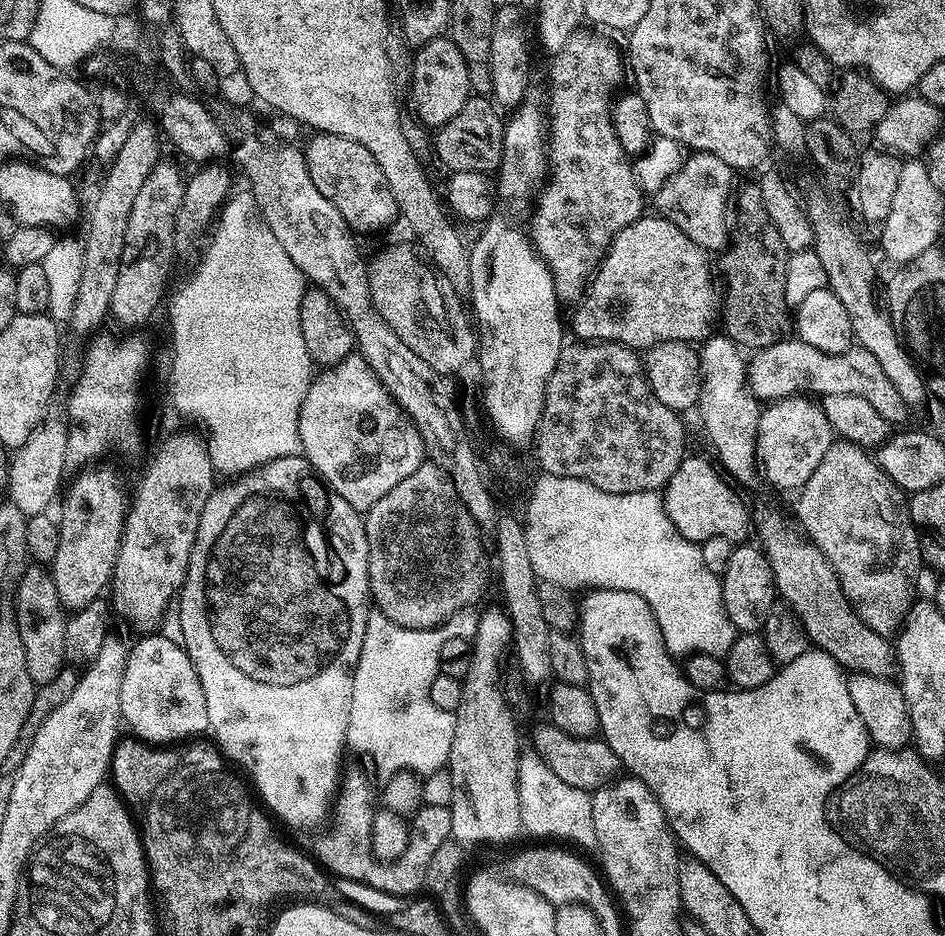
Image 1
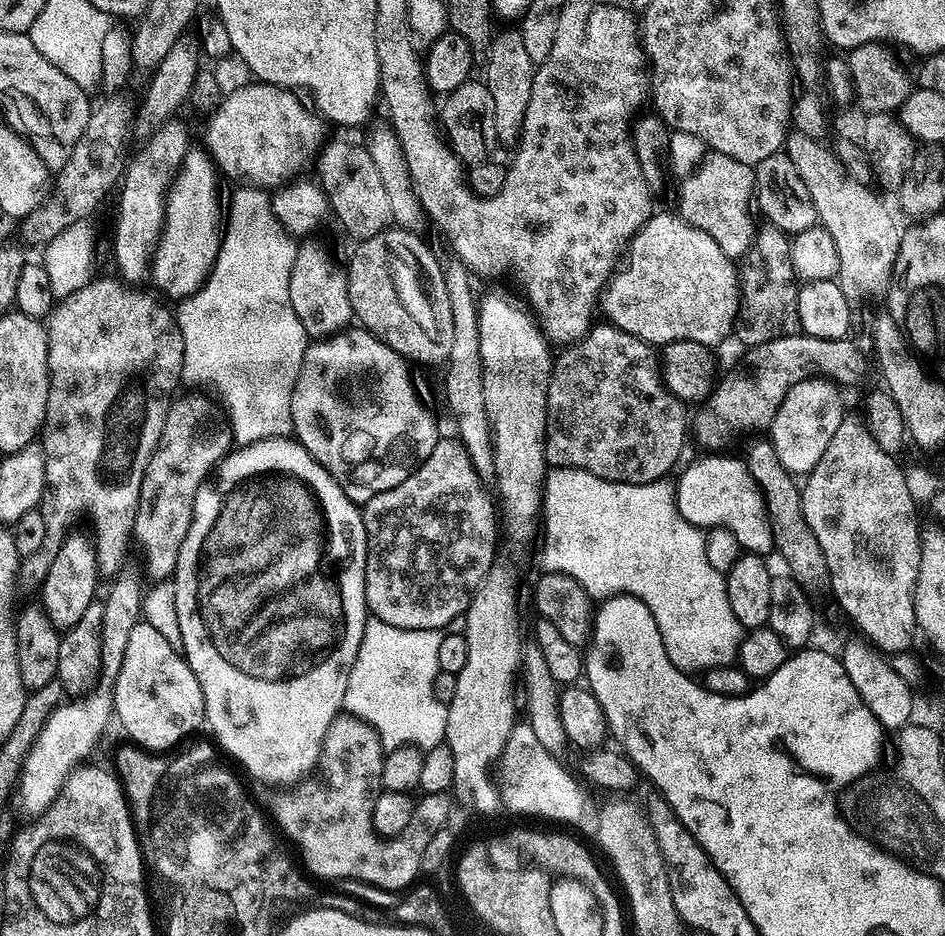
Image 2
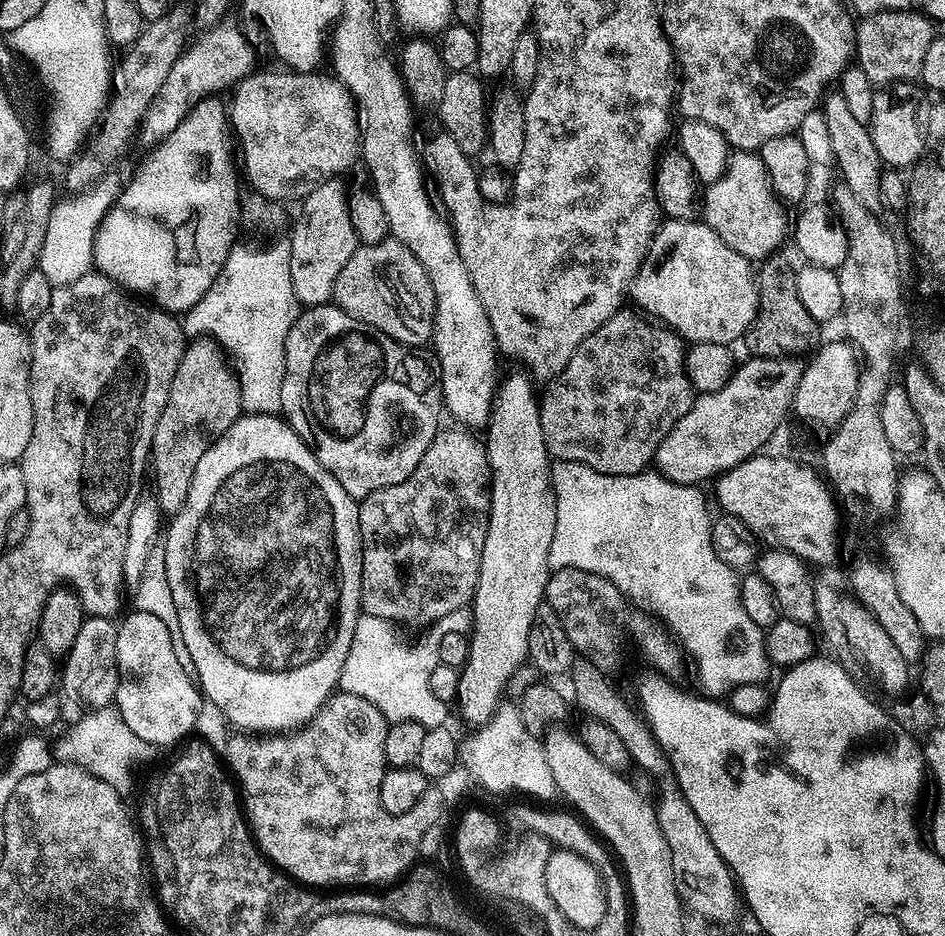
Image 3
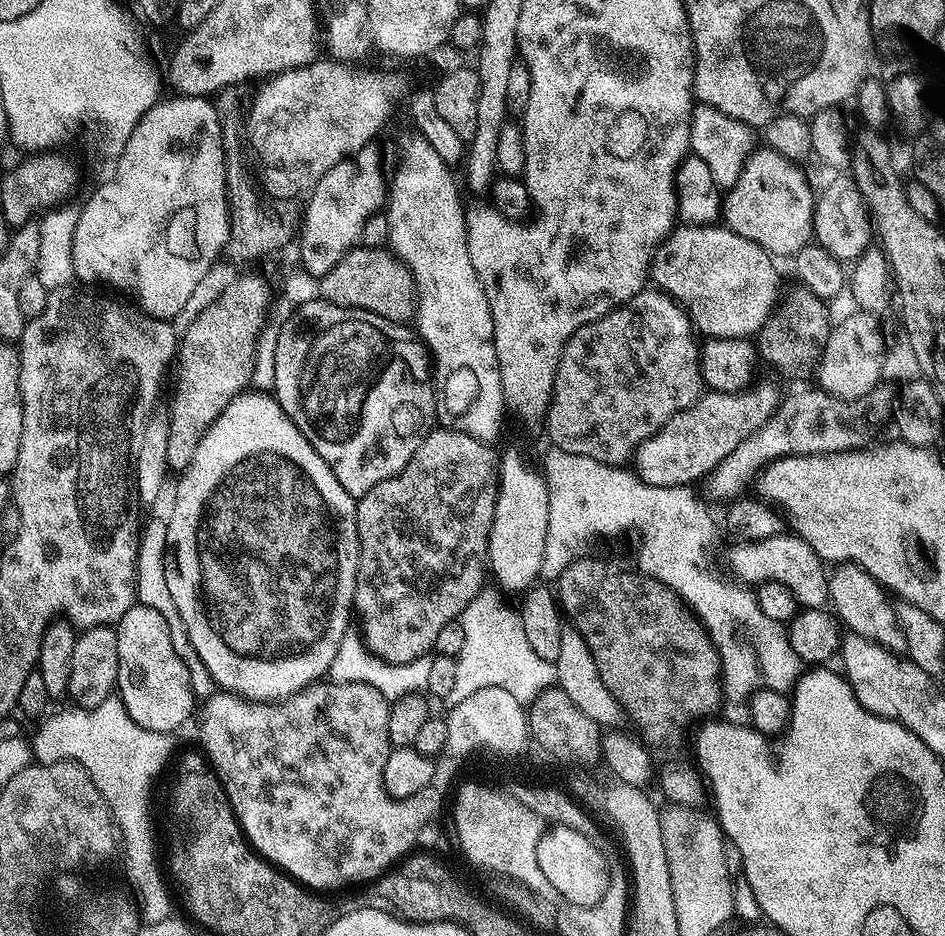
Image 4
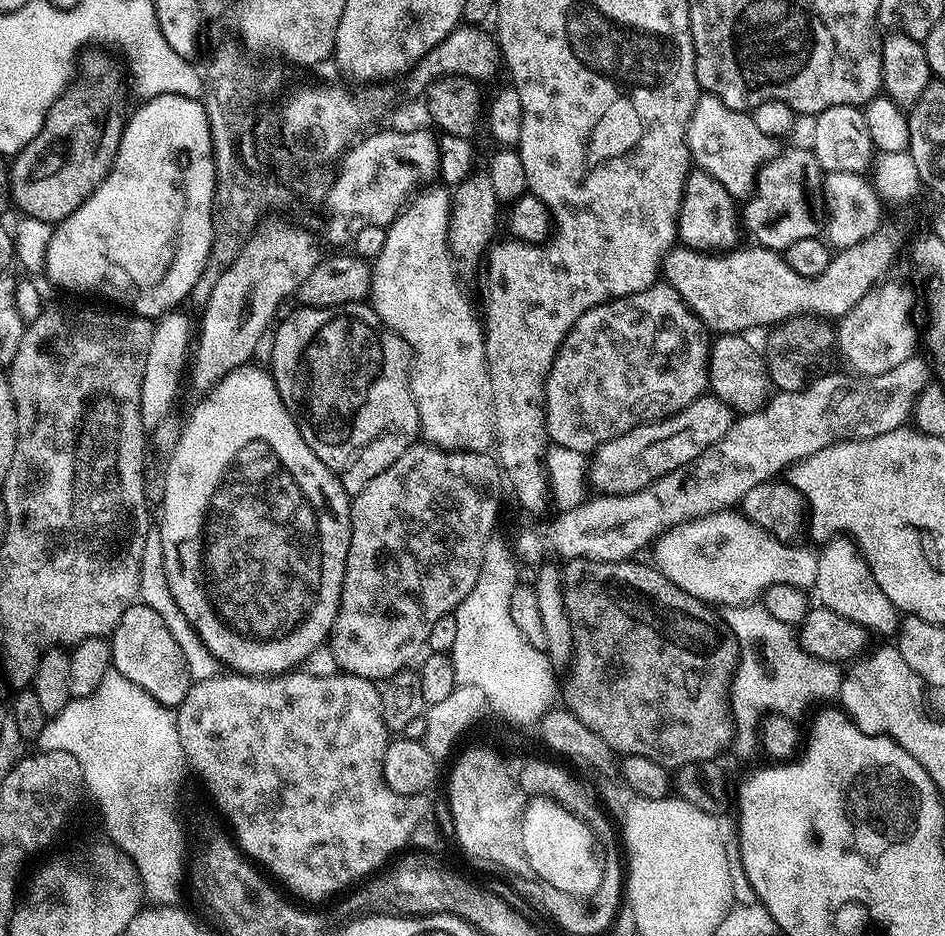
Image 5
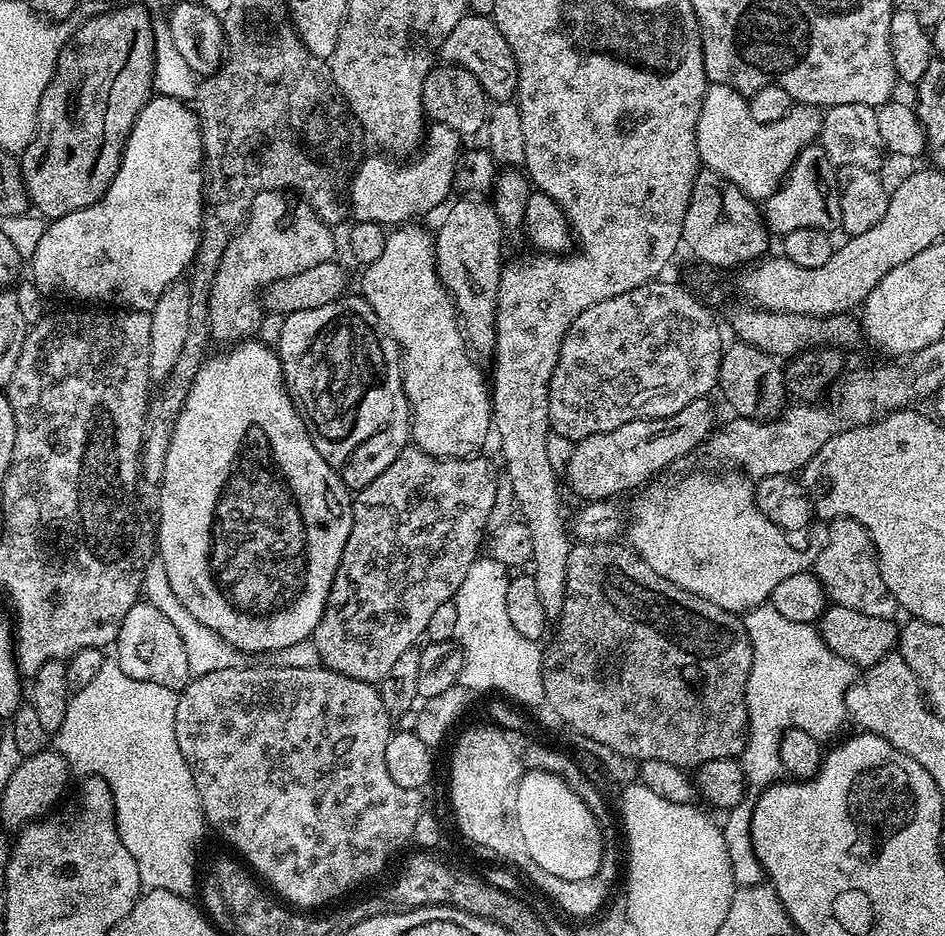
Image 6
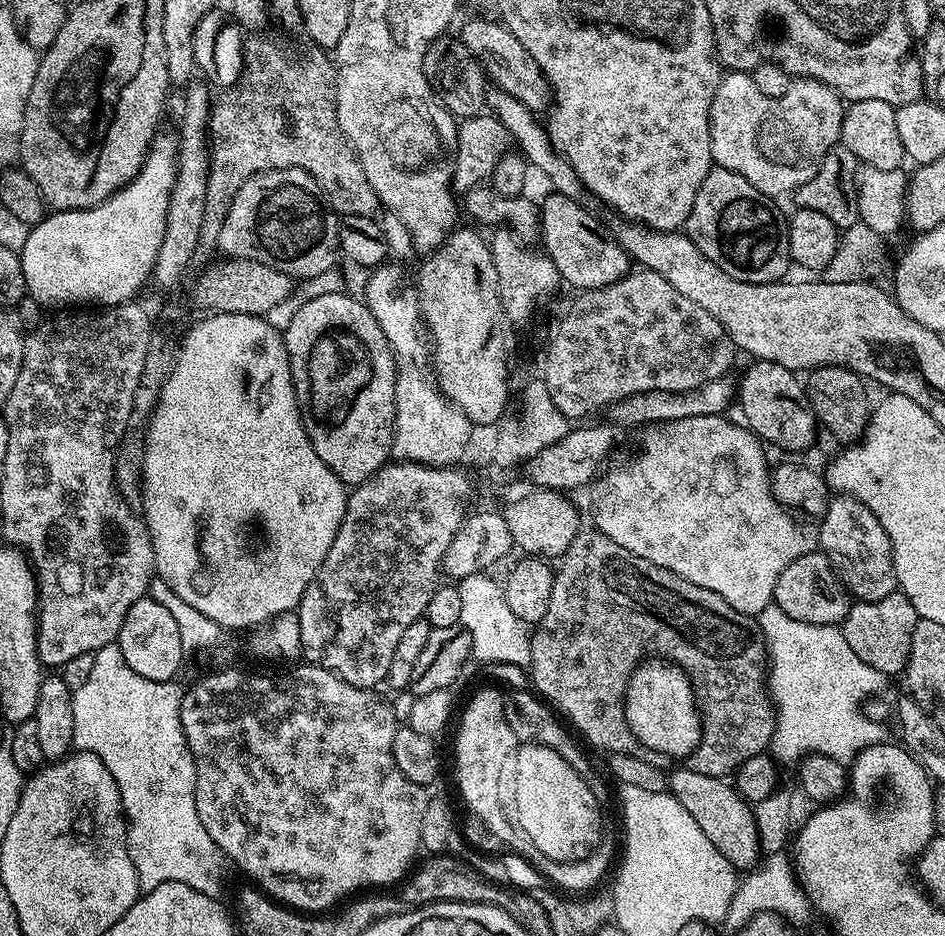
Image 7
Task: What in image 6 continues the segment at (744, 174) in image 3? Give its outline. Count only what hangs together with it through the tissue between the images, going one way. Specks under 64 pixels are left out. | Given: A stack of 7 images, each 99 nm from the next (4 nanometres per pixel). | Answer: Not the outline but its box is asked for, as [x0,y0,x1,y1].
[762,142,842,234]

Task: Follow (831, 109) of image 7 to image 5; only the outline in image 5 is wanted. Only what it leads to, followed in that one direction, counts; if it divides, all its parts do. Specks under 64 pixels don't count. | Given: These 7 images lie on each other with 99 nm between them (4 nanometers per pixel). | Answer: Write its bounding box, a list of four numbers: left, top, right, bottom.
[688,95,777,202]

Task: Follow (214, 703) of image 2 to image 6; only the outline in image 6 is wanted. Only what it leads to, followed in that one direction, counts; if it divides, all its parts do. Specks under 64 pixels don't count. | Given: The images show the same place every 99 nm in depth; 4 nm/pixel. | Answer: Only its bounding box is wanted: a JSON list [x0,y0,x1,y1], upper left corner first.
[154,338,352,654]

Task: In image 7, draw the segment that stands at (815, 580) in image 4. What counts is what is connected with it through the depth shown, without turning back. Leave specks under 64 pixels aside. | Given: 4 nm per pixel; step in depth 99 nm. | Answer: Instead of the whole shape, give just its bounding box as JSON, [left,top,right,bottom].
[591,414,810,618]

